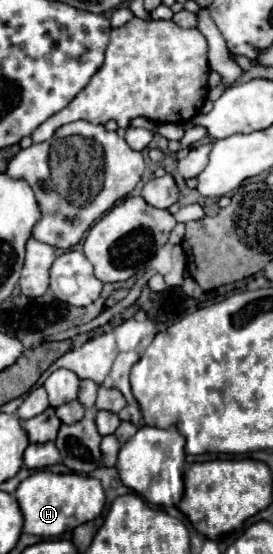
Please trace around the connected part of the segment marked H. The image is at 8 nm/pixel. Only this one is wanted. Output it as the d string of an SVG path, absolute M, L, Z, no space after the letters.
M36 471L18 485L16 501L24 515L24 533L38 537L60 537L66 531L72 531L102 513L104 489L96 477L82 477L74 473L54 475L48 471Z

